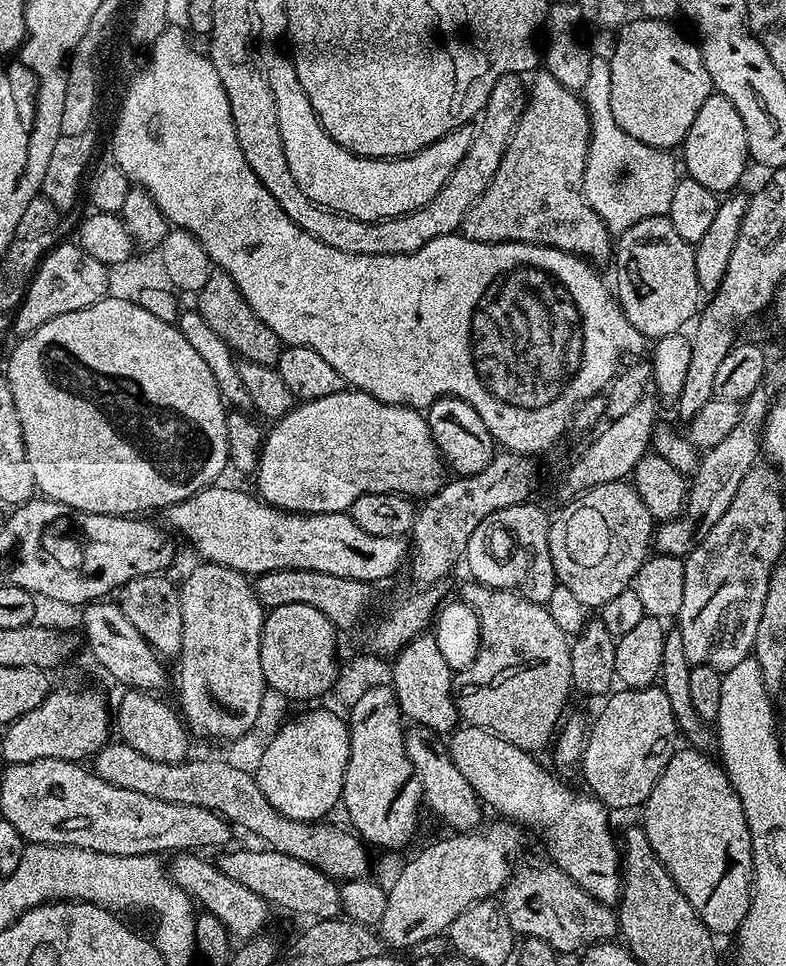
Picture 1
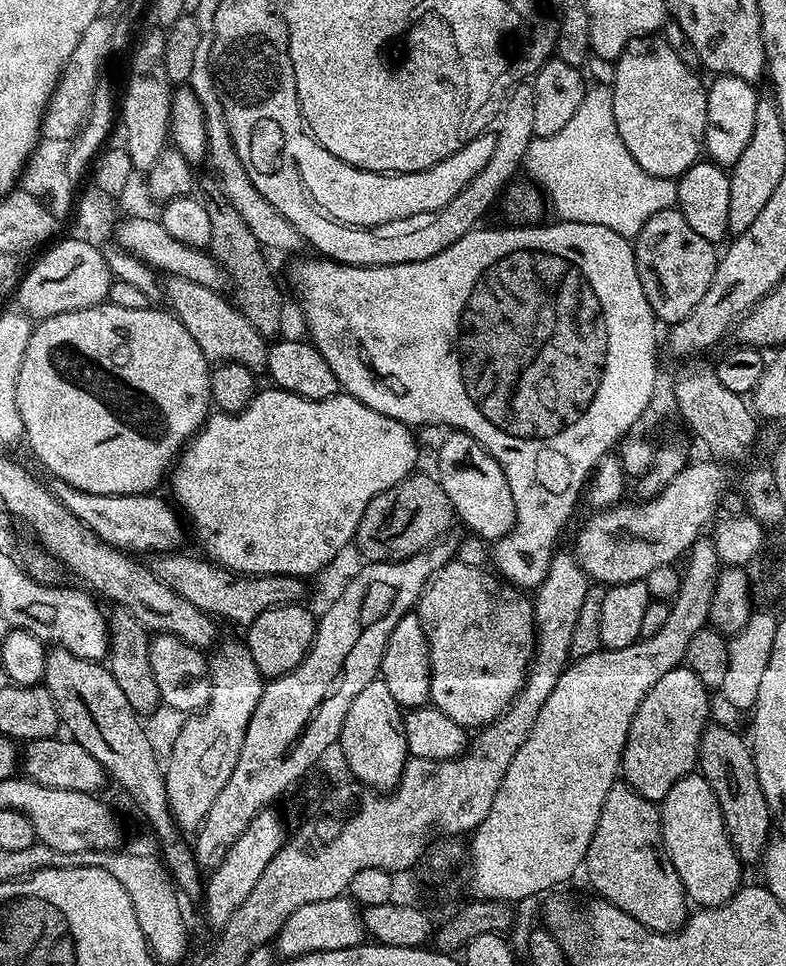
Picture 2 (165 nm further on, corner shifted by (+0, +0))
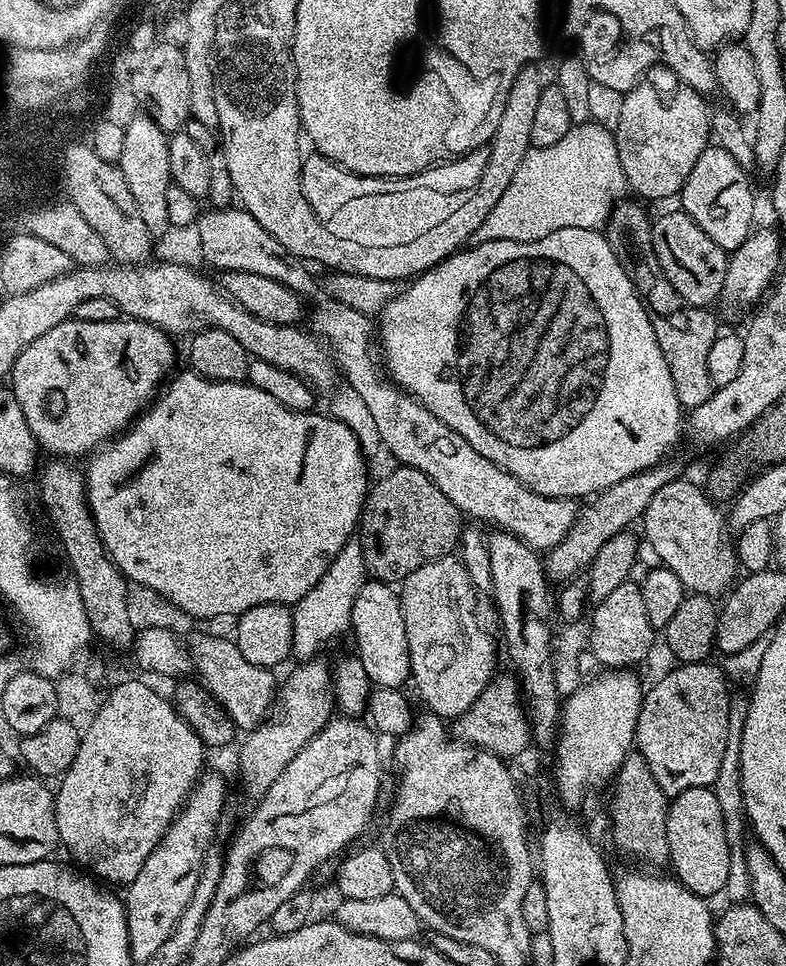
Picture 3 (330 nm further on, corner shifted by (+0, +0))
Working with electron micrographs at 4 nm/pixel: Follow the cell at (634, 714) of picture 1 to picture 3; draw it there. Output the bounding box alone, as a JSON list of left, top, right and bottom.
[635,663,730,798]

